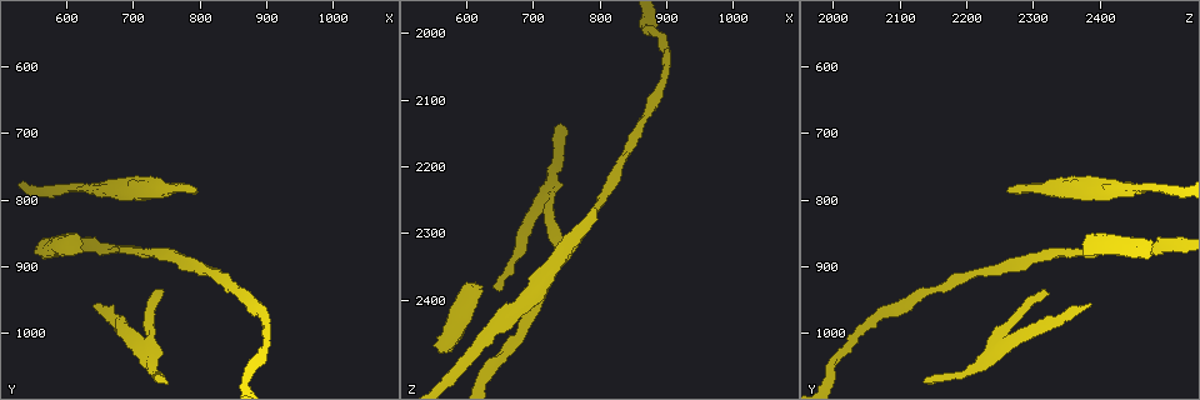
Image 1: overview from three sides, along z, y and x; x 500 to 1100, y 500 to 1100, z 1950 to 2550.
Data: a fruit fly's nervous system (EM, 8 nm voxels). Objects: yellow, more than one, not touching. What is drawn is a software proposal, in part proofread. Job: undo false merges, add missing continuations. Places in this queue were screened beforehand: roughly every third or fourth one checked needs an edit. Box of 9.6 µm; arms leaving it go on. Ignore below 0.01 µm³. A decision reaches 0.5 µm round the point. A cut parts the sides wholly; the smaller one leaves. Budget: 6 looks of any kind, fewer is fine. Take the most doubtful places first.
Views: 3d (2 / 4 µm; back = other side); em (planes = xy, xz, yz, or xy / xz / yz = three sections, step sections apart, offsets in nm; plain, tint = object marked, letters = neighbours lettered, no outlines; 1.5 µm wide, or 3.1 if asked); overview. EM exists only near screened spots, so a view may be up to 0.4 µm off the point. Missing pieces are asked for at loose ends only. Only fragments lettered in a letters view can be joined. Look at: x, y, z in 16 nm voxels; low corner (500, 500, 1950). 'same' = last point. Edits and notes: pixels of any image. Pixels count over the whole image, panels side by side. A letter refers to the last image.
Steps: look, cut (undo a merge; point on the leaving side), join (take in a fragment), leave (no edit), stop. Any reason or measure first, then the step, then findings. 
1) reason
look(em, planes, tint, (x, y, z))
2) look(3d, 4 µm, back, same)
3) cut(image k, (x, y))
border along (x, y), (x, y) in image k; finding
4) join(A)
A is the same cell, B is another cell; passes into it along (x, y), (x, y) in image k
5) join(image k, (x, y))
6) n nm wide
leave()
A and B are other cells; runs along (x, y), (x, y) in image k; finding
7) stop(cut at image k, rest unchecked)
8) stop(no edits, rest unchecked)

free end
look(3d, 4 µm, (740, 935, 2315))

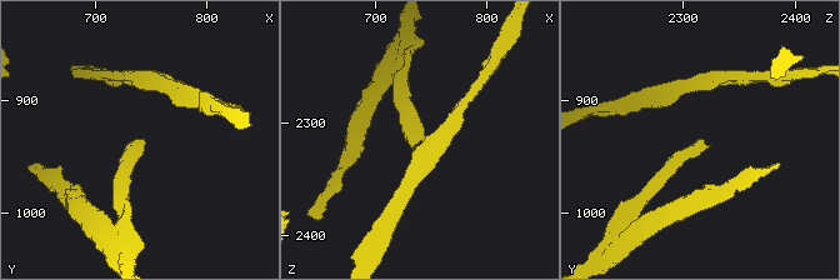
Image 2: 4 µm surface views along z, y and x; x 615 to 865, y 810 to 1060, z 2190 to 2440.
look(em, planes, plain, (740, 936, 2312))

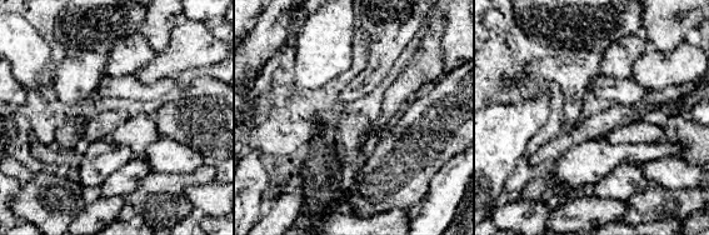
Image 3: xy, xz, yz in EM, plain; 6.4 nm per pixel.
look(em, planes, letters, same)

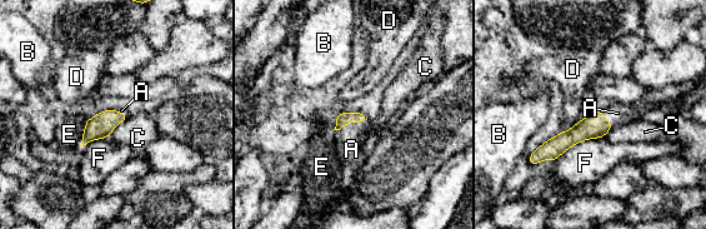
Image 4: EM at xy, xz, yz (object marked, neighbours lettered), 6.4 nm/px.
join(A)
A is the same cell, B, C, D, E and F are other cells; passes into it along (344, 118), (349, 122), (351, 149) in image 4; it goes on there

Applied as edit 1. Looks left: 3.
branch stops here
look(3d, 2 µm, (620, 875, 2380))

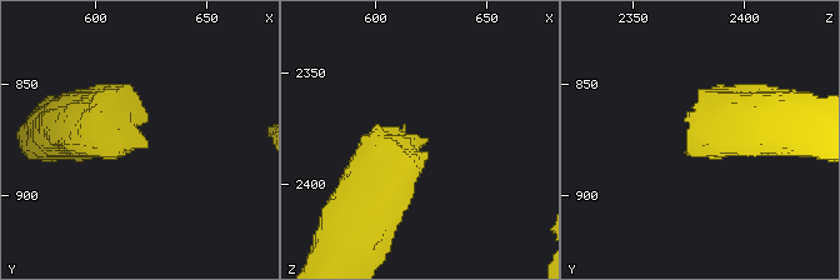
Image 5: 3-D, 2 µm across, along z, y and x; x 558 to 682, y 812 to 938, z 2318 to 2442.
look(em, planes, tint, (622, 876, 2381))

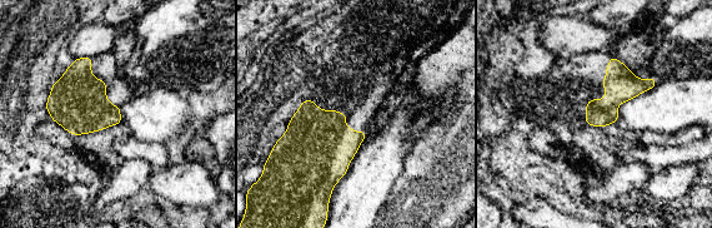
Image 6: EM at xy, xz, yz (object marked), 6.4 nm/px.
look(em, planes, letters, same)

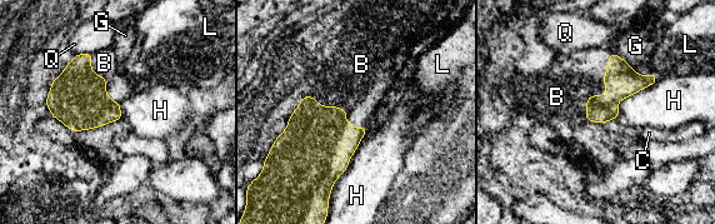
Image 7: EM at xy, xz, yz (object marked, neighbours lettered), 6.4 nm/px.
join(B)
B is the same cell, C, G, H, L and Q are other cells; passes into it along (621, 81), (605, 91), (573, 78) in image 7; the cell continues

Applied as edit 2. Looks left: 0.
stop(join at image 4, join at image 7, rest unchecked)

